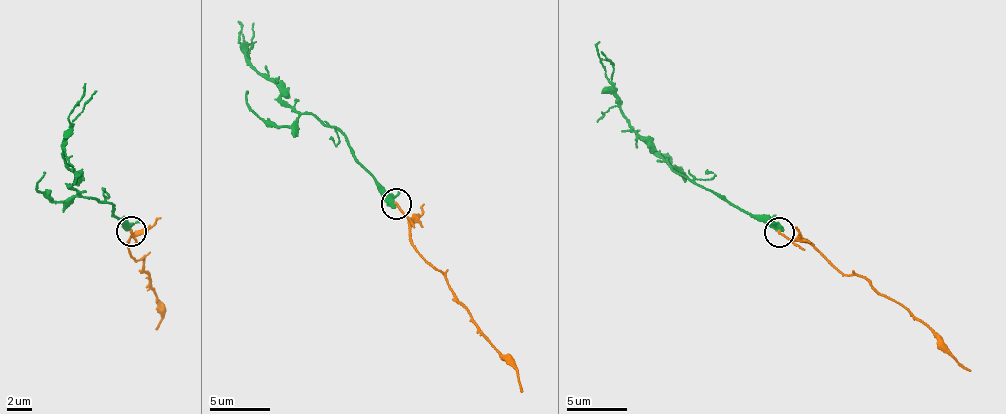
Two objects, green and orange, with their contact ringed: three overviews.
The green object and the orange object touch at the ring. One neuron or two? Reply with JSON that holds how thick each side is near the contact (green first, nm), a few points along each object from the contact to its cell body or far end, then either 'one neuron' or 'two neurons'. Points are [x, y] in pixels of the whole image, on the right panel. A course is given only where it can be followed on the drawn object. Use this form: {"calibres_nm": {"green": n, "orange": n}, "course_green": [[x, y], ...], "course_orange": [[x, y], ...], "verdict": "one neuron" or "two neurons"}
{"calibres_nm": {"green": 400, "orange": 200}, "course_green": [[778, 230], [673, 171], [653, 154], [622, 111], [597, 50], [601, 41]], "course_orange": [[778, 233], [805, 239], [845, 276], [862, 277], [901, 304], [931, 330], [943, 347], [972, 371]], "verdict": "one neuron"}

